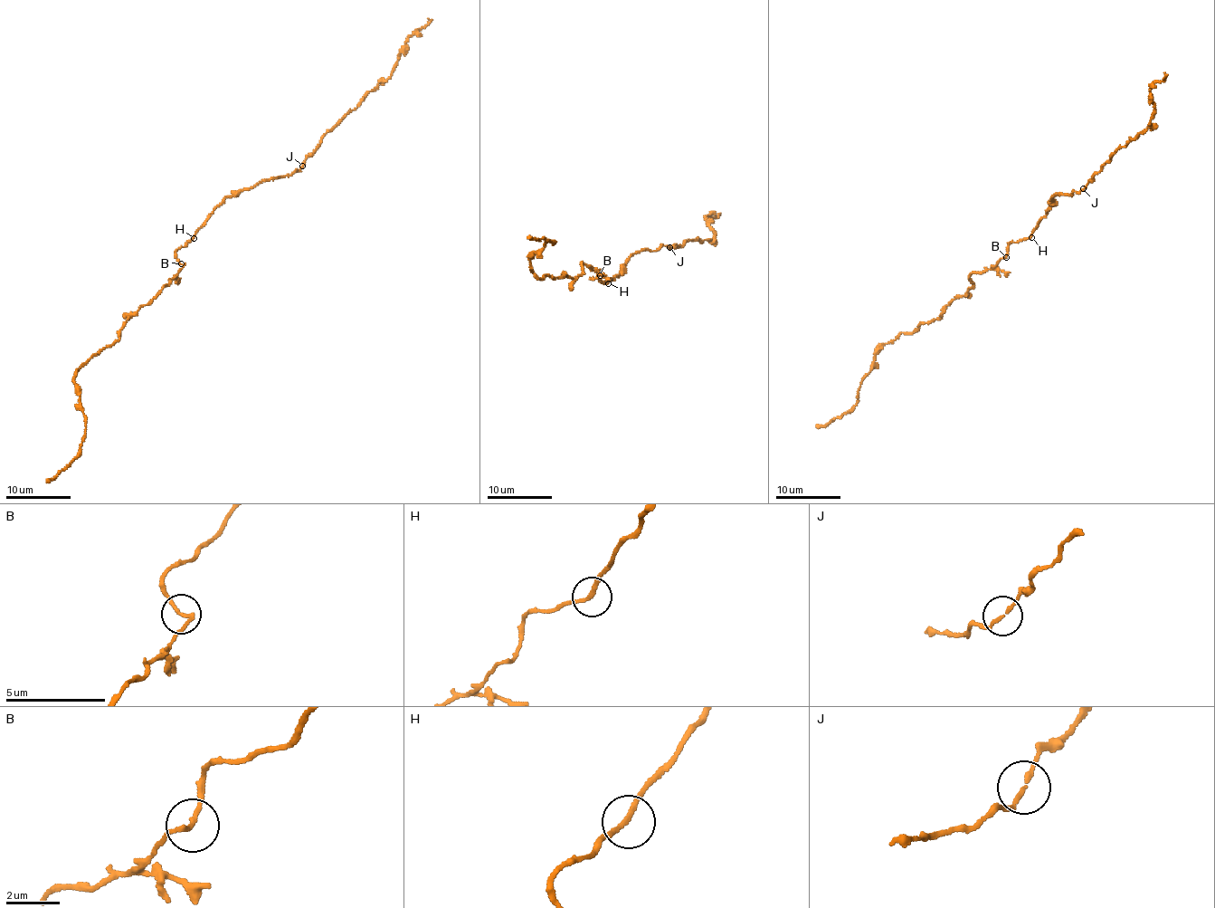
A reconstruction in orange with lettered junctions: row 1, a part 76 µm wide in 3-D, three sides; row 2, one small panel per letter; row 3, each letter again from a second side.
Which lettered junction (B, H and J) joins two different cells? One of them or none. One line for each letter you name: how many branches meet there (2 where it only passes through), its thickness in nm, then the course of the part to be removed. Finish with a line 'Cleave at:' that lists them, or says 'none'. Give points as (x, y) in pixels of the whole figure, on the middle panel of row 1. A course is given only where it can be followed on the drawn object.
Cleave at: none

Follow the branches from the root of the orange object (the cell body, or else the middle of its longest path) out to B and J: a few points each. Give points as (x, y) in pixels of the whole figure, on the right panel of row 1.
B: (1021, 239), (1011, 242), (1006, 258)
J: (1021, 239), (1030, 237), (1055, 205), (1051, 197), (1054, 195), (1073, 195), (1083, 189)

